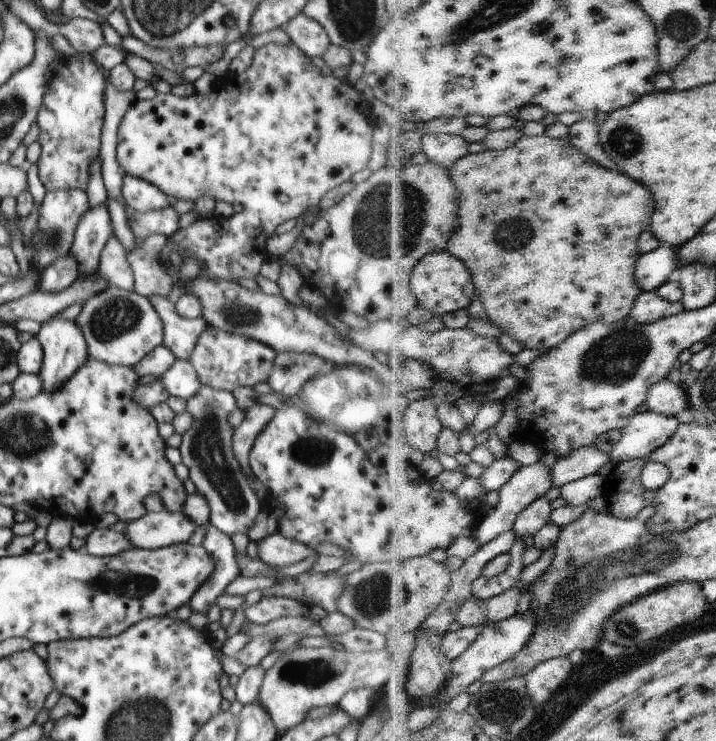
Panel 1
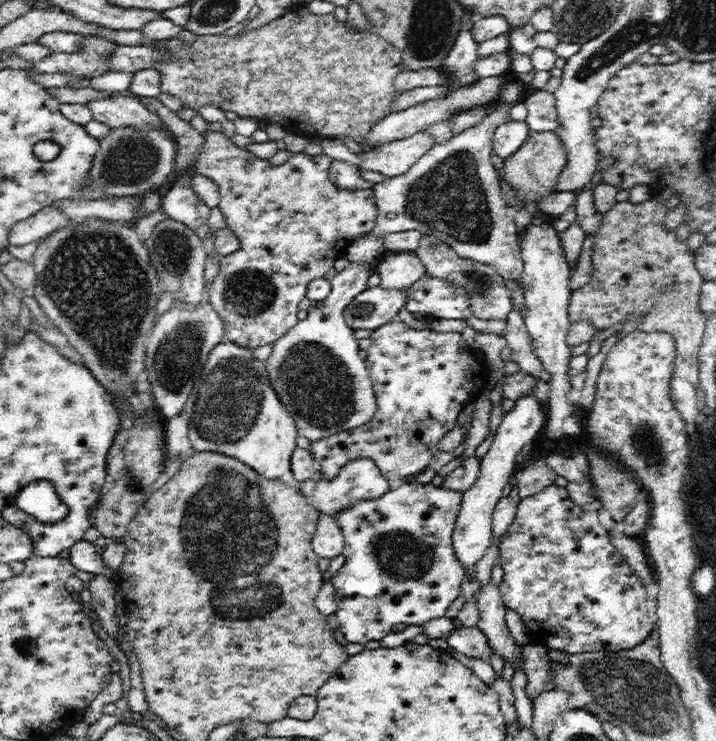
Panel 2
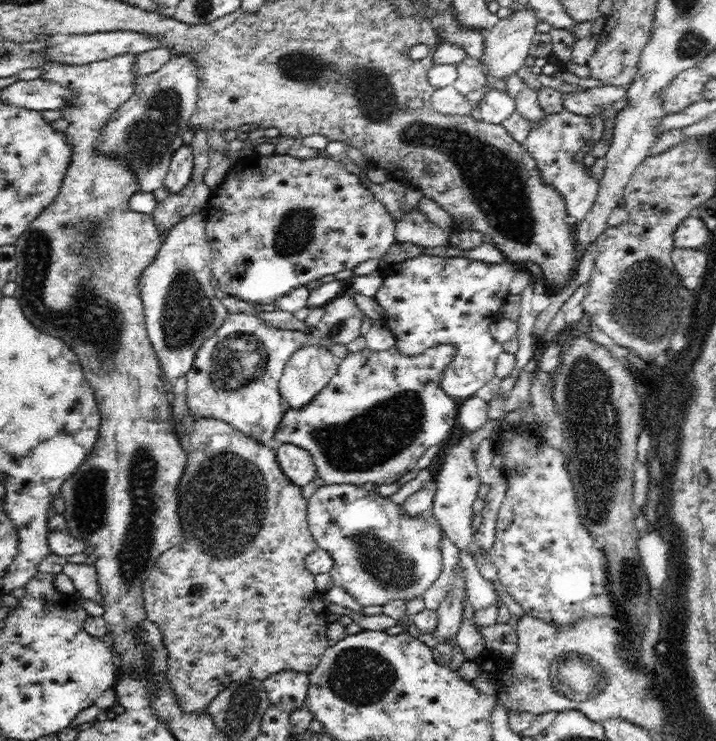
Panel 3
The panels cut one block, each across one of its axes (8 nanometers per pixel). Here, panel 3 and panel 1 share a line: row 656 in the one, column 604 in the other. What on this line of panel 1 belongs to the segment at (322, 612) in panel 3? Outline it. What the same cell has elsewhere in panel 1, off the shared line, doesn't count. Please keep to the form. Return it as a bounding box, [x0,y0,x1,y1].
[448,135,657,351]

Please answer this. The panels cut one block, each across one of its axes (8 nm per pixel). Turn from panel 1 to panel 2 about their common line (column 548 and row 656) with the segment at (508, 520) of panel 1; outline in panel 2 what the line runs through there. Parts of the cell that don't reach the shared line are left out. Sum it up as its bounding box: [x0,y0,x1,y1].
[447,624,495,661]

